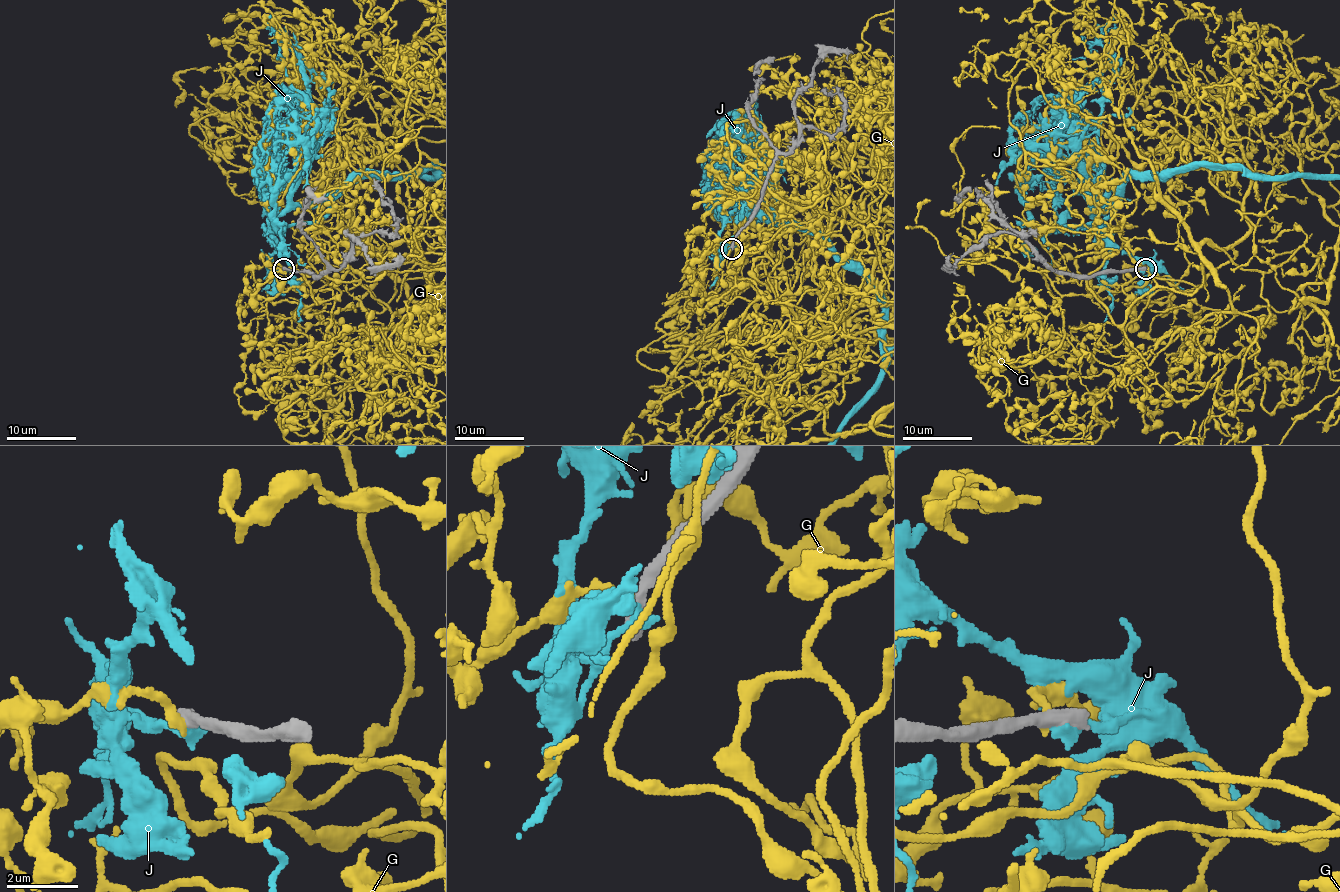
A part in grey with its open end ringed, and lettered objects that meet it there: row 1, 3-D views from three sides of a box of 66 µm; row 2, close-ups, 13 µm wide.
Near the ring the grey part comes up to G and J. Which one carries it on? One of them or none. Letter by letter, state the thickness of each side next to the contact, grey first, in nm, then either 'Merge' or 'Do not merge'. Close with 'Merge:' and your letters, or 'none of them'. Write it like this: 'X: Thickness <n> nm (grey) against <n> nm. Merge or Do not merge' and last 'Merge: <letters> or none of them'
G: Thickness 550 nm (grey) against 320 nm. Do not merge
J: Thickness 550 nm (grey) against 360 nm. Do not merge
Merge: none of them

